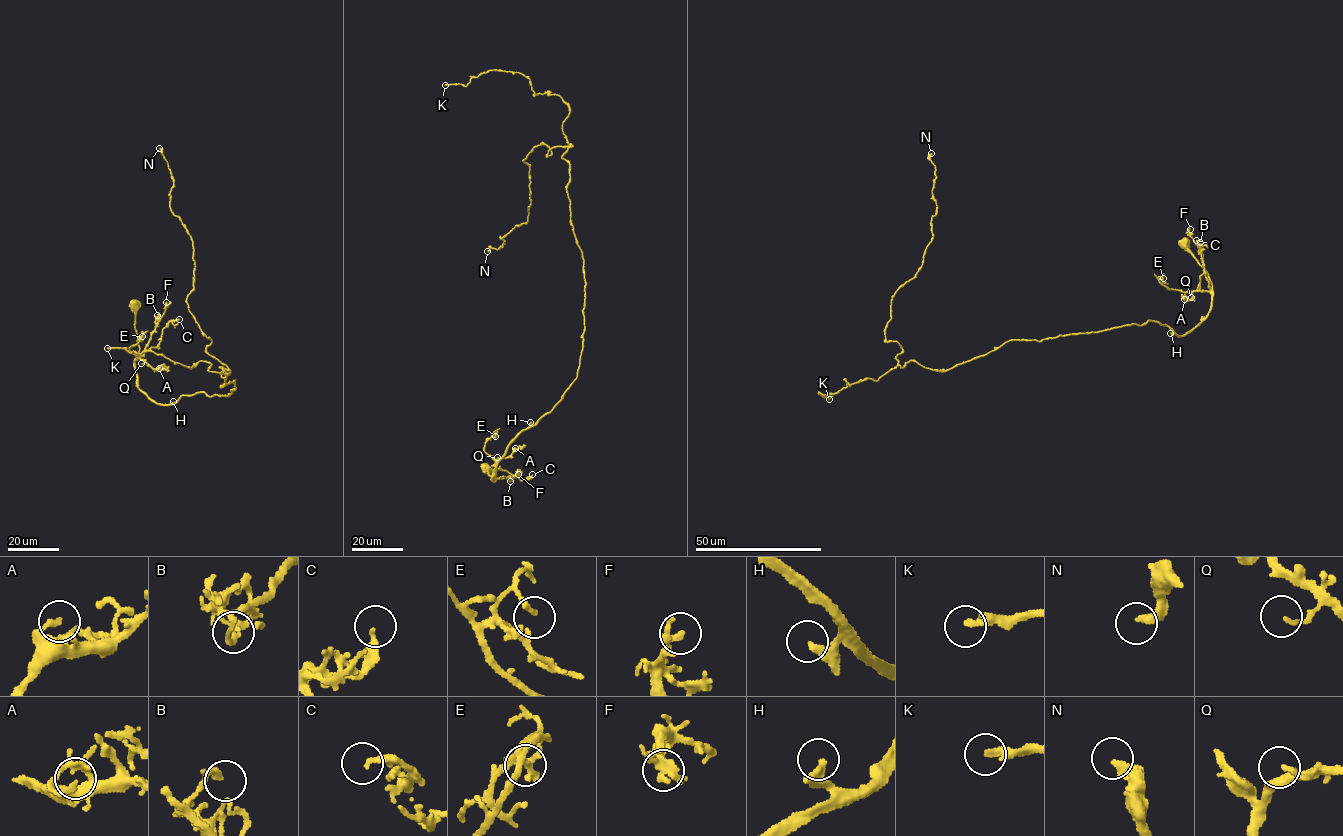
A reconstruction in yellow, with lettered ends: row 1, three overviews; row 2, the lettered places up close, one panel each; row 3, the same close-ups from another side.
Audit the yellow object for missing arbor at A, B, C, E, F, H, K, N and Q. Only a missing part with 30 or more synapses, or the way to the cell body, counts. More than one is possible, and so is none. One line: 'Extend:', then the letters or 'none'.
Extend: K

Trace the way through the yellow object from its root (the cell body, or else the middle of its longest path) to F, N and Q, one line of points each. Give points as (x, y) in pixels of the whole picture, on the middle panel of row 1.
F: (486, 469), (495, 480), (493, 481), (503, 477), (510, 479), (517, 470), (518, 474)
N: (486, 469), (495, 480), (577, 376), (572, 146), (524, 159), (527, 222), (487, 251)
Q: (486, 469), (495, 480), (492, 480), (492, 474), (495, 462), (500, 458), (497, 457)

